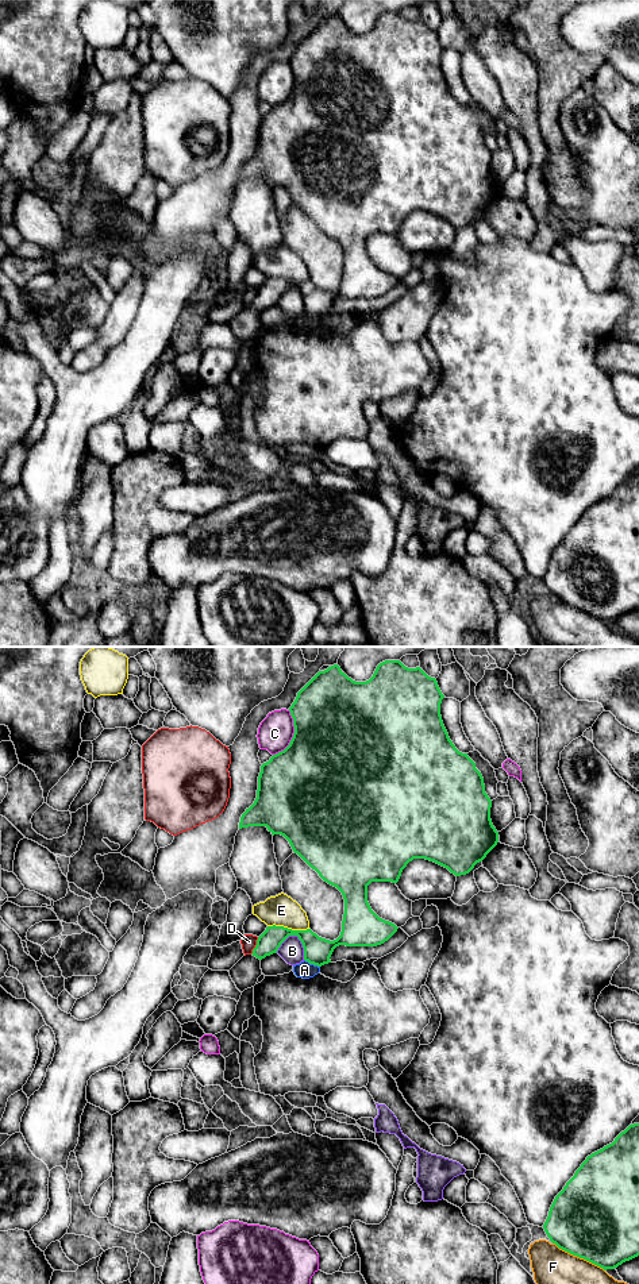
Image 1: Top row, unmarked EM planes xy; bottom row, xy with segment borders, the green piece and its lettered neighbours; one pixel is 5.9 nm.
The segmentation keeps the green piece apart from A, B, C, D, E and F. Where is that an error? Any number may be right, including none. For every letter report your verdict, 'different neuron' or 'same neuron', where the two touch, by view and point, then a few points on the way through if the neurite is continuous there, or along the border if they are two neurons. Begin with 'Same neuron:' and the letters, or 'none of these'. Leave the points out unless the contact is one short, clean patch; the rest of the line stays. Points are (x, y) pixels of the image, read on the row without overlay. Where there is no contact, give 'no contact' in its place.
Same neuron: none of these
A: different neuron; meets green in xy at (312, 315); border along xy (304, 311), (319, 319)
B: different neuron; meets green in xy at (296, 286)
C: different neuron; meets green in xy at (293, 87)
D: different neuron; meets green in xy at (256, 297)
E: different neuron; meets green in xy at (287, 280)
F: different neuron; meets green in xy at (578, 608)

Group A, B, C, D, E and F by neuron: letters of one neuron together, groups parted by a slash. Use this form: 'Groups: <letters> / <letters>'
Groups: A / B / C / D / E / F

